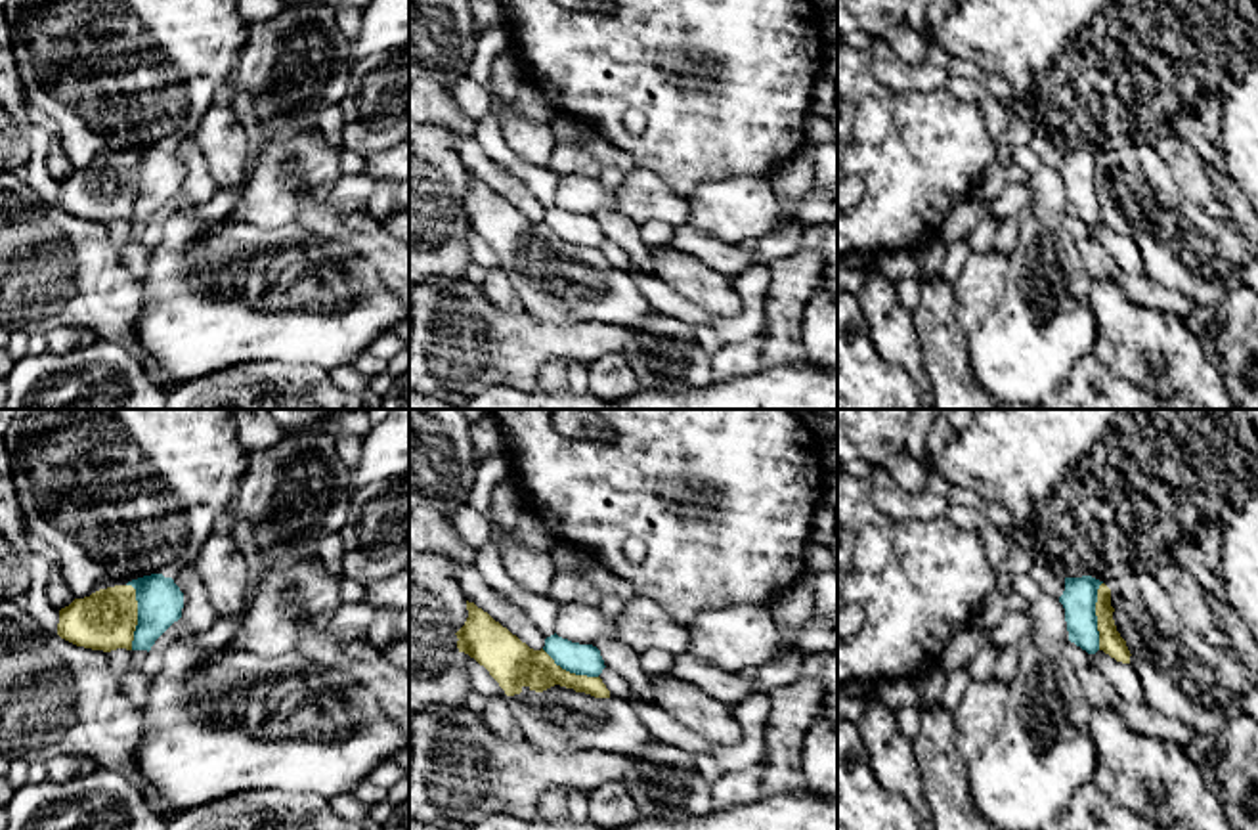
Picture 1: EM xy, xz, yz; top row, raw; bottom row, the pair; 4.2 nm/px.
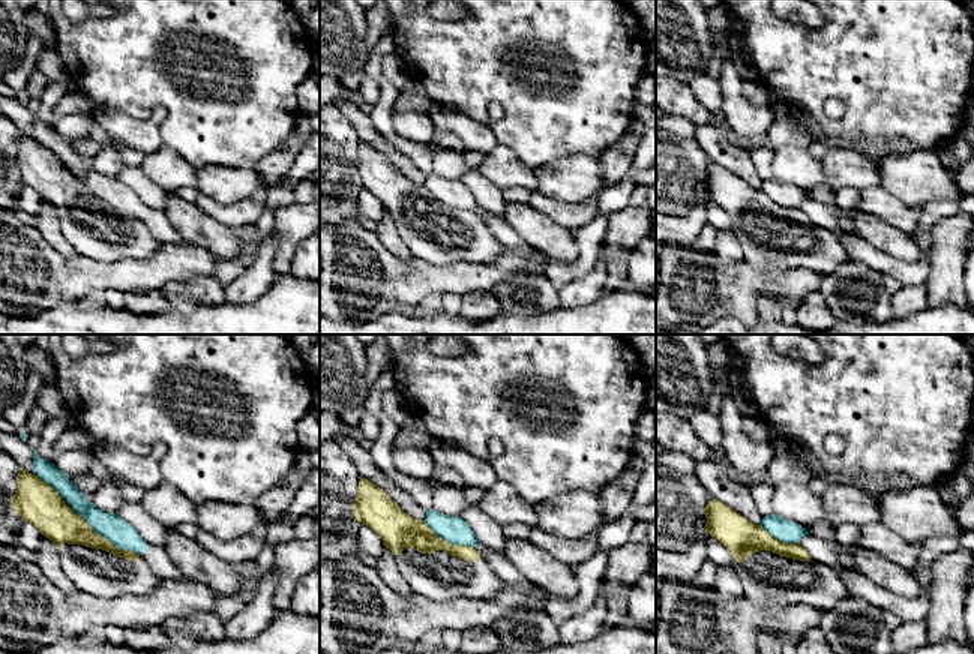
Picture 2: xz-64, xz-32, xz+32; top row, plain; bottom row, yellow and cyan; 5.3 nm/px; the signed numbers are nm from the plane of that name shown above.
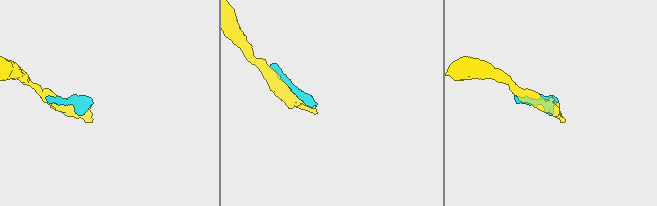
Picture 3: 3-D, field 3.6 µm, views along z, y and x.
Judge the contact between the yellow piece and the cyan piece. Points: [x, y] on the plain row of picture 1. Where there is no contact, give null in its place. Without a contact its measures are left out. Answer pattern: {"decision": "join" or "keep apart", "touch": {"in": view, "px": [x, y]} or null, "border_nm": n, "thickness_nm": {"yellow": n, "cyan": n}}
{"decision": "keep apart", "touch": {"in": "xy", "px": [136, 188]}, "border_nm": 280, "thickness_nm": {"yellow": 260, "cyan": 190}}

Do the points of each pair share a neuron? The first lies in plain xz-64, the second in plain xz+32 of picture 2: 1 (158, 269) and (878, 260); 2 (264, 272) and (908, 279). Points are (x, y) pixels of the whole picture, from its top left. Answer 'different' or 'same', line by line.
1: different
2: different

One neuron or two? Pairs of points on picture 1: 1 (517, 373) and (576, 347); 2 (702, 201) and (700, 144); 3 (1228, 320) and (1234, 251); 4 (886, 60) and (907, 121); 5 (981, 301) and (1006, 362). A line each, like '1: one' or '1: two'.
1: one
2: two
3: two
4: two
5: two

